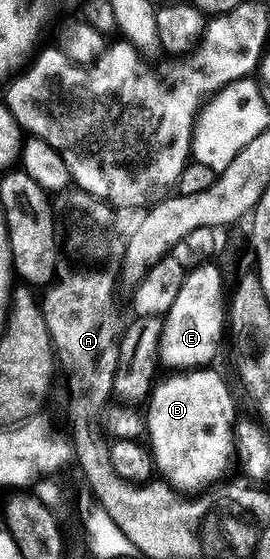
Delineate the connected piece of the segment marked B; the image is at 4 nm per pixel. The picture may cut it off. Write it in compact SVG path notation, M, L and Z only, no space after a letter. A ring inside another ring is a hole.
M200 367L198 369L189 369L186 371L175 371L164 379L156 380L150 397L146 398L145 406L145 433L149 438L151 436L150 448L153 450L153 465L156 470L159 469L161 472L162 480L166 481L167 484L175 486L180 491L202 491L208 487L214 486L216 482L220 480L219 477L227 469L227 449L229 453L229 446L233 441L233 430L235 422L237 420L237 414L235 414L235 401L231 398L231 389L227 386L227 381L222 377L221 374L215 370L215 367Z

